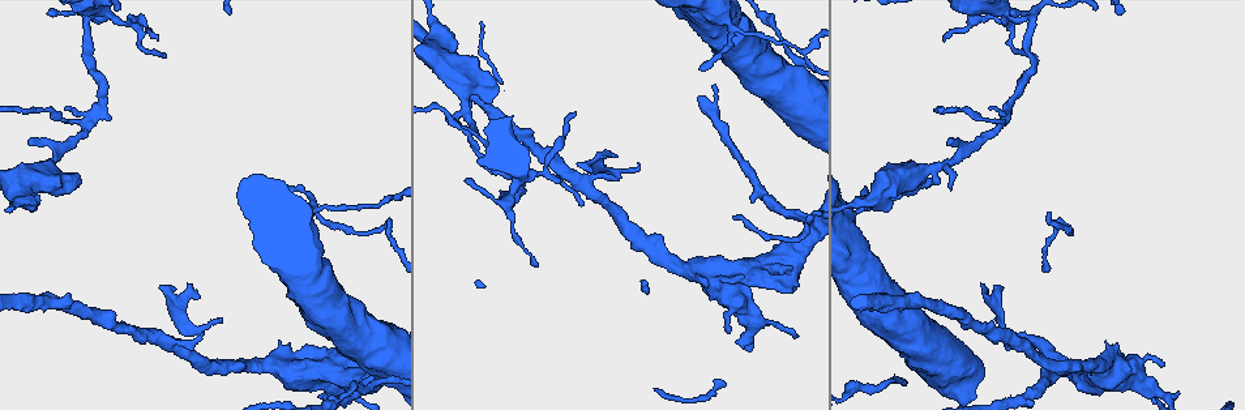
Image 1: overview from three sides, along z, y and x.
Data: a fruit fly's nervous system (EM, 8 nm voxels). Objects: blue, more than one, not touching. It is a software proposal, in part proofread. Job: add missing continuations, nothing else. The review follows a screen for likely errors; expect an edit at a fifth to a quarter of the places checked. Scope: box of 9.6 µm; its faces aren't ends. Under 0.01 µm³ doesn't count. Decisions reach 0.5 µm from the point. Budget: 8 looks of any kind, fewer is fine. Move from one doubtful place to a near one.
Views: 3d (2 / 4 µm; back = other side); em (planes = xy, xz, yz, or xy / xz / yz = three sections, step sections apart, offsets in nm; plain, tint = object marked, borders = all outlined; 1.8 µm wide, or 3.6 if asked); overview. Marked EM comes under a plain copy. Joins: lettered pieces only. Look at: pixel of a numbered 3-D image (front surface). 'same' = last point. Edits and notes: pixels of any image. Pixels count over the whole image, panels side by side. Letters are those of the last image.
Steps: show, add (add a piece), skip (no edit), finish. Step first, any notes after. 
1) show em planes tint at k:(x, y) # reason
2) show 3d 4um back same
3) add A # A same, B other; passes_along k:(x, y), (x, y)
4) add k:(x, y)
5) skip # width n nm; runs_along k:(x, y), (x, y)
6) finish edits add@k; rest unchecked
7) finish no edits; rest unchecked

show em yz step 16 tint at 1:(810, 239) # sharp bend

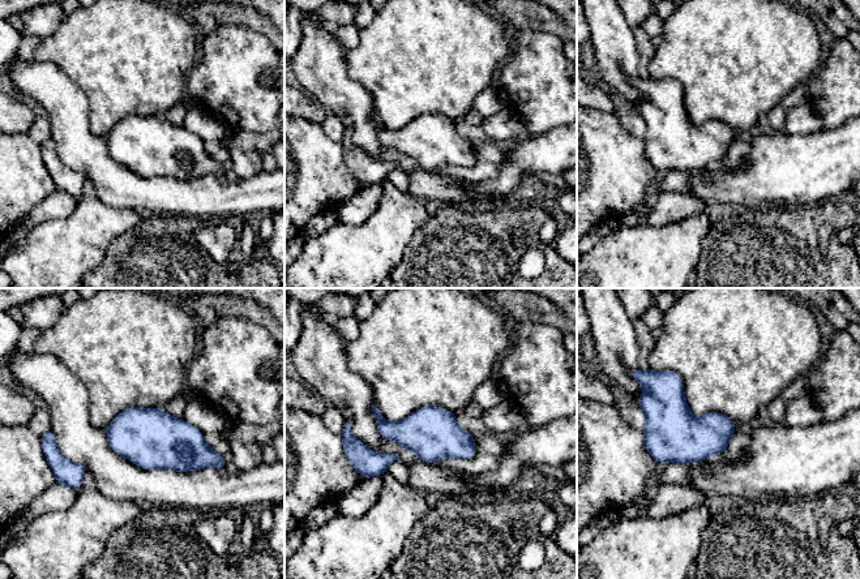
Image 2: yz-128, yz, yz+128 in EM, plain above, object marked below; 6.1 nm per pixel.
show em planes borders same # another direction

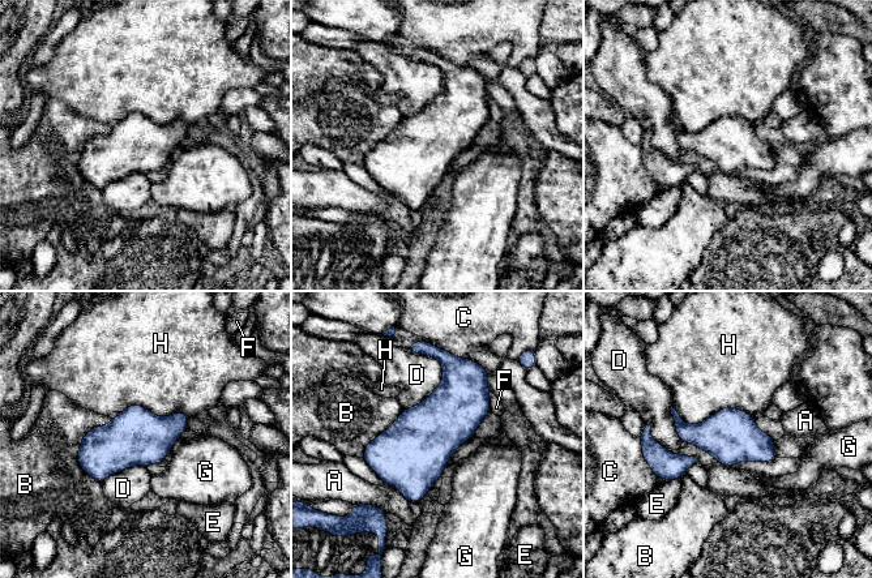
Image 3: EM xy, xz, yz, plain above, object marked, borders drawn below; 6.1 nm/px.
skip # width 320 nm; A other, B other, C other, D other, E other, F other, G other, H other; border 3:(674, 407), (753, 416); no lettered piece goes on from it

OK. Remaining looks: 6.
show 3d 2um at 1:(602, 175) # looks like a crossing

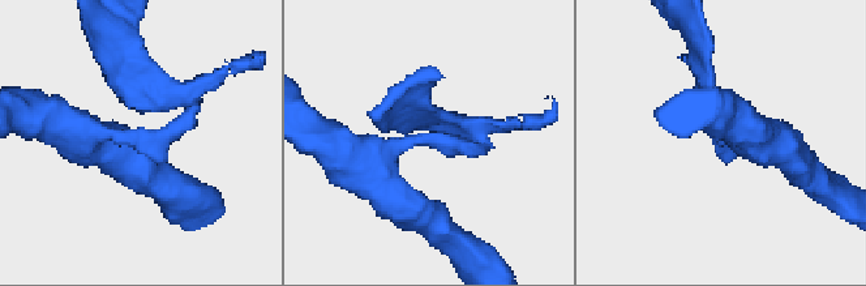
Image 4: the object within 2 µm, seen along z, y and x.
show em xz step 16 tint at 4:(132, 137) # shape alone is not enough

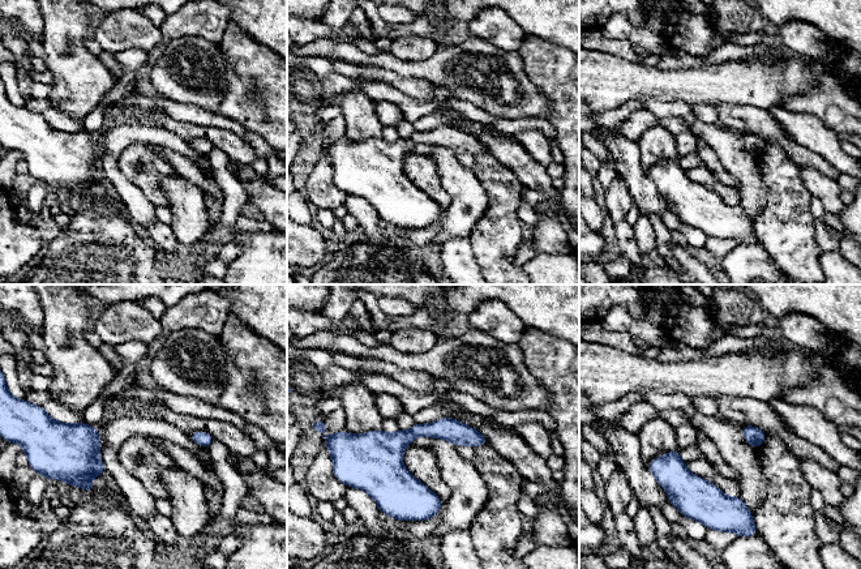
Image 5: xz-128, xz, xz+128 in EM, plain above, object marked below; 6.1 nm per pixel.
show em planes borders same

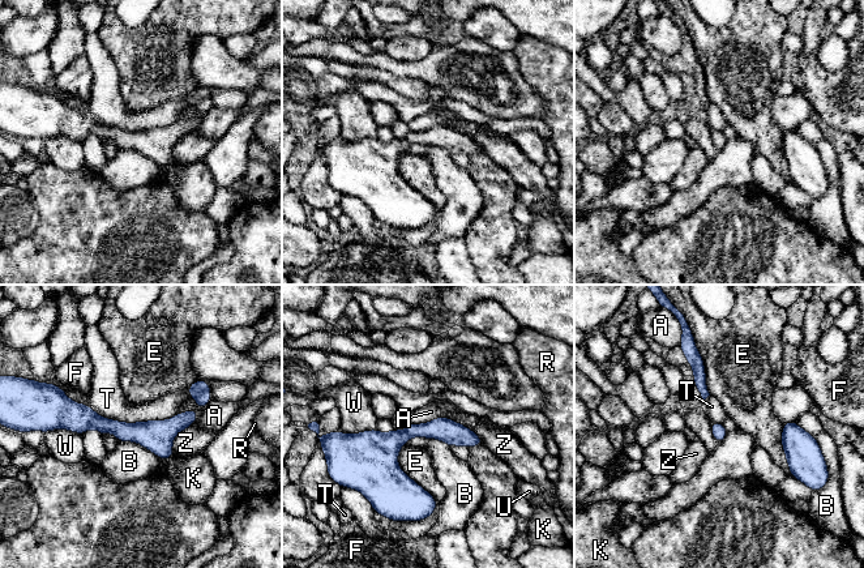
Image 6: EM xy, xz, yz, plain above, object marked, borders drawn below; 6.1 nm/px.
skip # A other, B other, E other, F other, K other, R other, T other, U other, W other, Z other; border 6:(119, 440), (135, 440), (161, 458); no lettered piece goes on from it

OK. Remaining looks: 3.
show 3d 2um at 1:(86, 124)

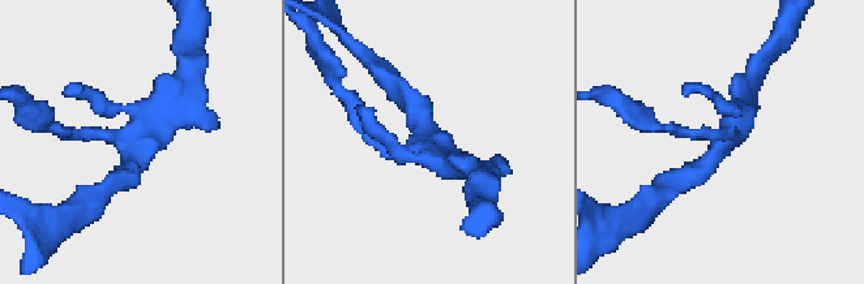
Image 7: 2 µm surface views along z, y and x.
show em planes tint at 7:(133, 152)

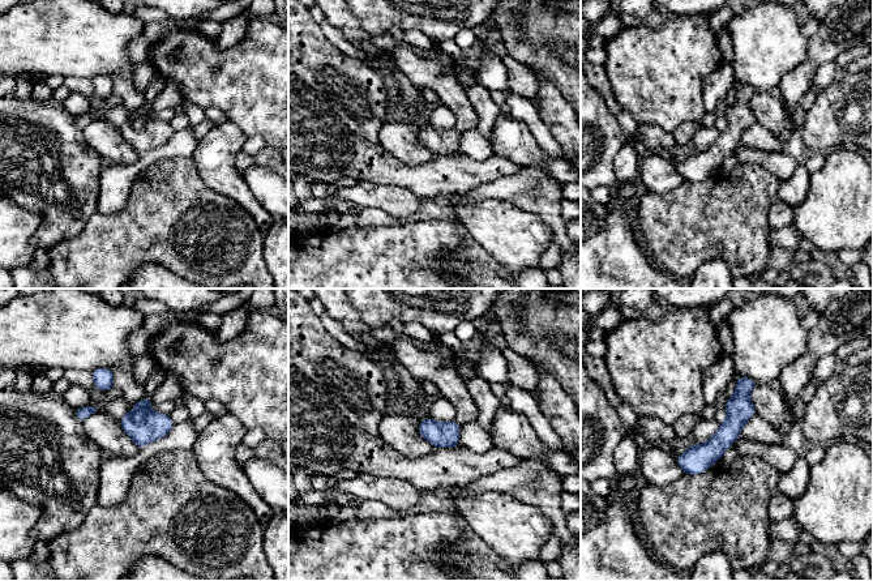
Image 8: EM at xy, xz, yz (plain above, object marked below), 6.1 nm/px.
show em planes borders same # see the neighbours

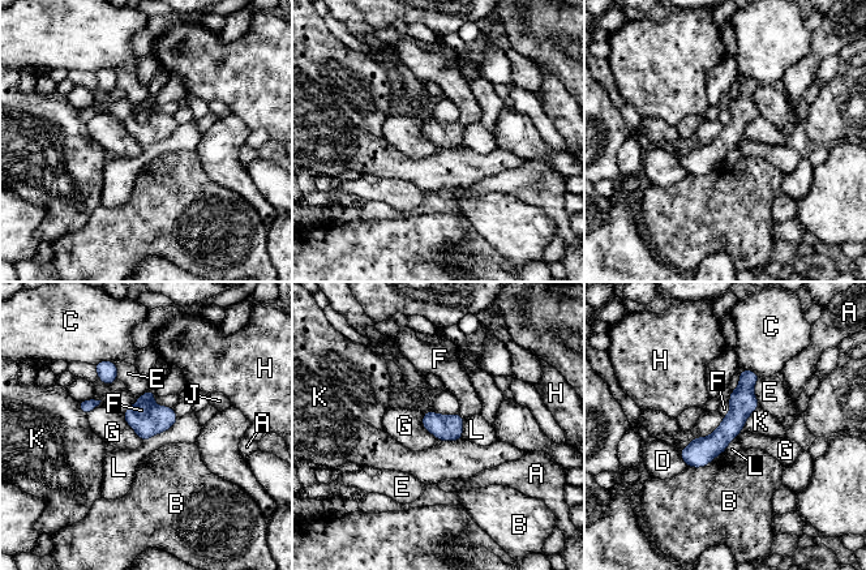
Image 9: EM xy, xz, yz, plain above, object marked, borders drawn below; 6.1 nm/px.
skip # longest_contact L 280 nm; A other, B other, C other, D other, E other, F other, G other, H other, J other, K other, L other; runs_along 9:(749, 373), (734, 421), (690, 463); no lettered piece goes on from it

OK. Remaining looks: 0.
finish no edits; rest unchecked

